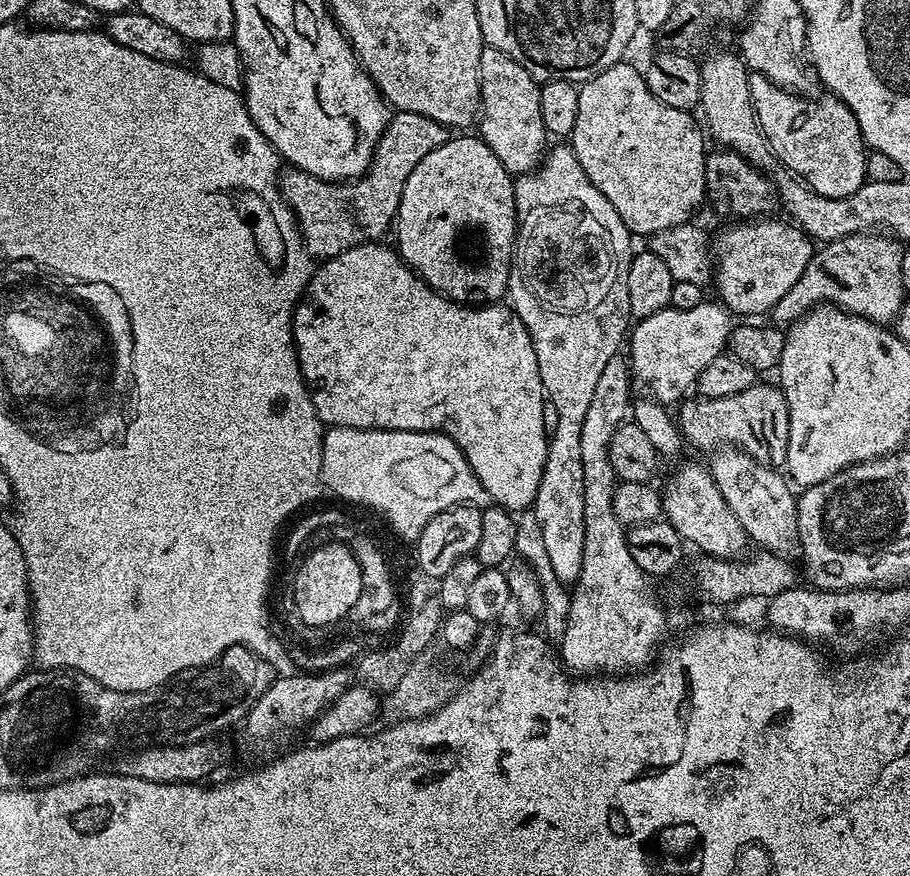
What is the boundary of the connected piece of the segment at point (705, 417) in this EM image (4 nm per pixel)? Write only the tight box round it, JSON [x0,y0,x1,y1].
[678,382,790,465]

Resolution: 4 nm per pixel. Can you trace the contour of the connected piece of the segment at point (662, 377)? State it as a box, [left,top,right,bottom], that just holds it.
[626,302,733,405]

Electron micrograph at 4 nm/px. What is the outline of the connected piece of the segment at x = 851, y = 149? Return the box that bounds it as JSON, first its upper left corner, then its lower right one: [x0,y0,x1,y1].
[748,72,866,198]

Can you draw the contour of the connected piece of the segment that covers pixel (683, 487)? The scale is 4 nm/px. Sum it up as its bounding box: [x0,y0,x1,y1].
[662,464,750,560]

